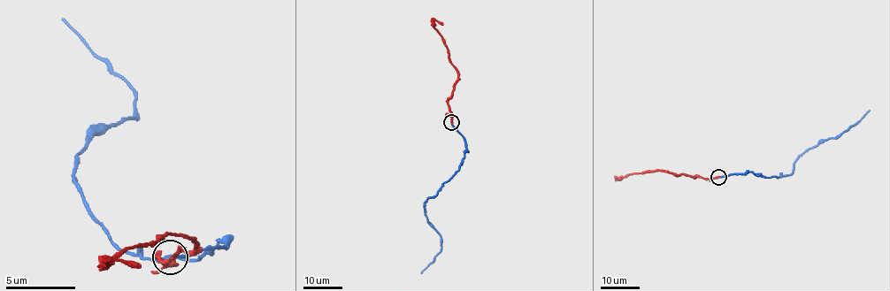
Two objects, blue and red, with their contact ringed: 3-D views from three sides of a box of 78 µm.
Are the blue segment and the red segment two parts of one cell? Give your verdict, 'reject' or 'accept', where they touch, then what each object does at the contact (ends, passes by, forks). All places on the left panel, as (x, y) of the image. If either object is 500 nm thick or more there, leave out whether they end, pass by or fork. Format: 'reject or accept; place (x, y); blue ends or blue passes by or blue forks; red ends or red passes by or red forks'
accept; place (170, 257); blue ends; red ends

